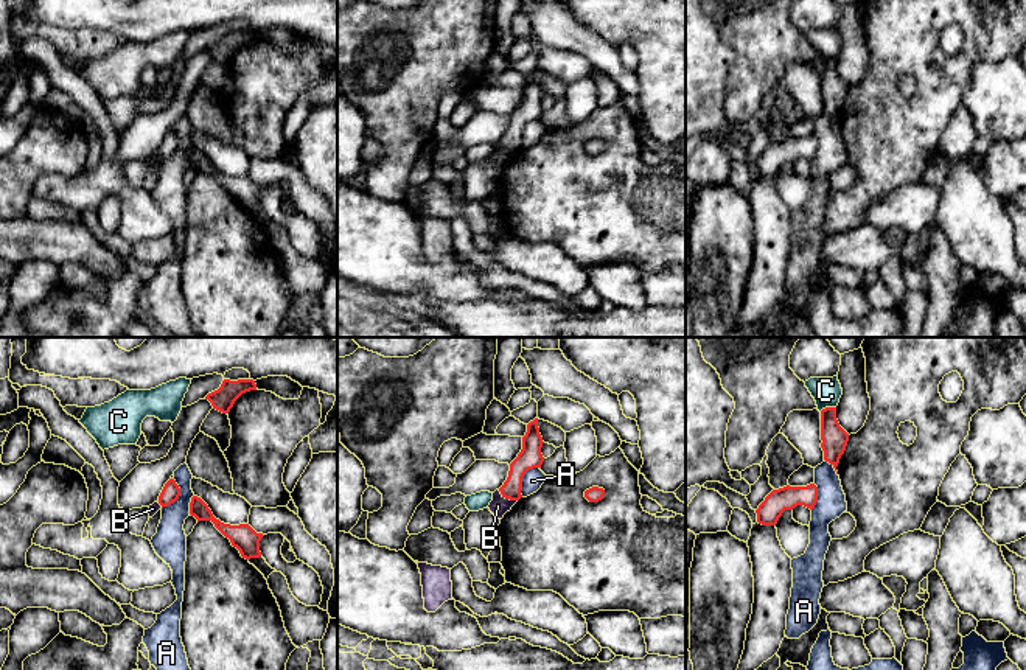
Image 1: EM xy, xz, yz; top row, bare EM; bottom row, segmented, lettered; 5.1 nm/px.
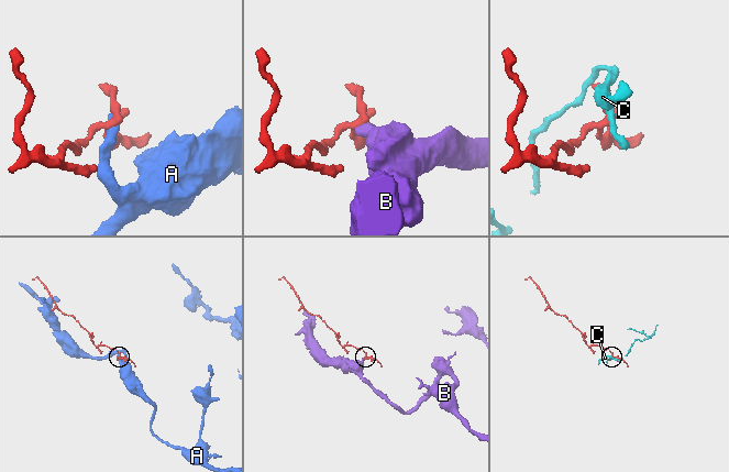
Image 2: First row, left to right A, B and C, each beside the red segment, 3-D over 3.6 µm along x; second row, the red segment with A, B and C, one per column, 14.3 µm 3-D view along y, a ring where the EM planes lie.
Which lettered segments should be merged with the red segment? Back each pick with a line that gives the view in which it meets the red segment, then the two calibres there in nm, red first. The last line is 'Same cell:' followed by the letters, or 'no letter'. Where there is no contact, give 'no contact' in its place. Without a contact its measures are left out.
Same cell: no letter

